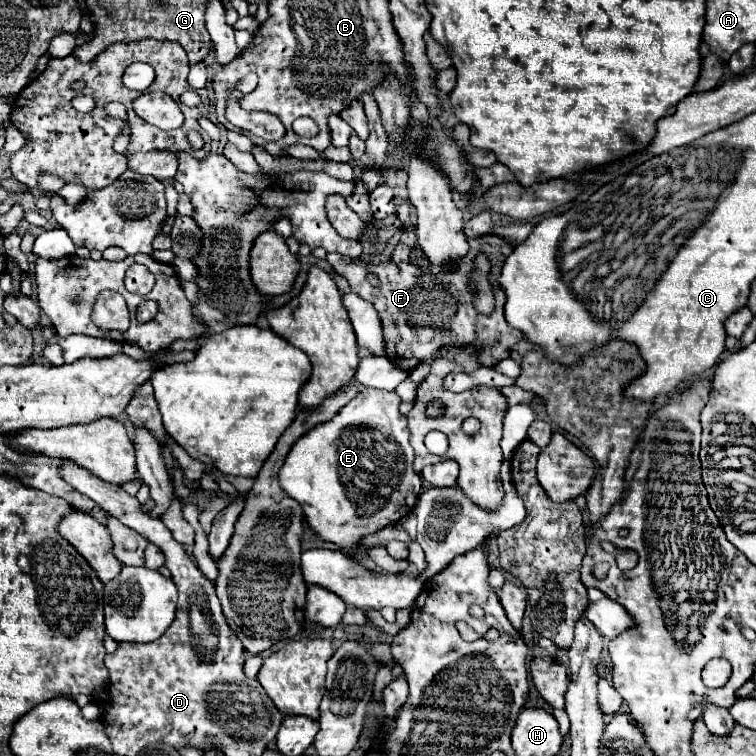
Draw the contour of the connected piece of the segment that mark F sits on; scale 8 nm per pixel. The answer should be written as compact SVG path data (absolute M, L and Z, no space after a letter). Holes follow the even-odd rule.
M471 238L469 240L471 250L469 254L449 270L441 270L437 274L419 274L419 268L409 264L409 262L387 262L387 264L345 264L341 254L327 254L327 262L347 278L349 286L353 292L357 292L361 298L371 302L375 310L381 316L383 322L383 334L389 340L391 348L389 354L397 354L397 366L403 370L415 368L421 362L429 362L435 358L437 350L449 342L467 342L471 346L481 348L481 362L485 366L495 366L497 362L509 358L509 348L517 344L523 334L509 328L505 318L503 318L503 304L505 304L505 294L495 286L495 310L491 316L483 316L481 312L475 310L473 306L473 292L469 290L469 276L473 270L473 262L479 254L499 254L499 264L505 262L505 252L497 252L497 248L489 248L485 240ZM367 272L373 272L379 278L379 286L373 286L365 280Z

